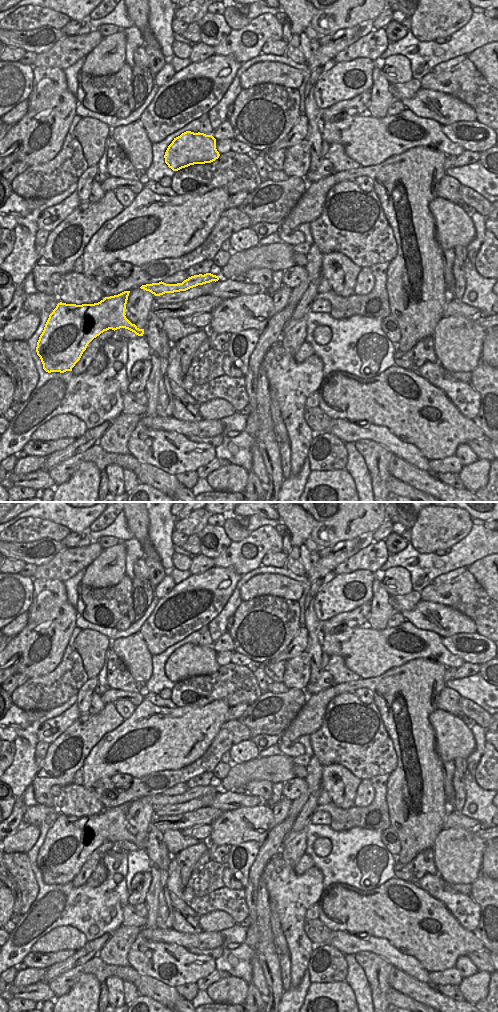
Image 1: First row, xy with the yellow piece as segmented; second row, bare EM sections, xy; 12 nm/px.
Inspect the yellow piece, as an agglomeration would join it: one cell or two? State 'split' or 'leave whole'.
leave whole

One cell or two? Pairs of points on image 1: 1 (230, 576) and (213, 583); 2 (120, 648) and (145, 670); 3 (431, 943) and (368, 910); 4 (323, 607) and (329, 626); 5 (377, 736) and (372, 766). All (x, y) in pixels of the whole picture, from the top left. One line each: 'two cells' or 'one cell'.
1: one cell
2: one cell
3: one cell
4: two cells
5: one cell

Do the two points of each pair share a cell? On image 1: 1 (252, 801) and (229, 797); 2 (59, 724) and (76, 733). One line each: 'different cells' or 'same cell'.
1: same cell
2: different cells

